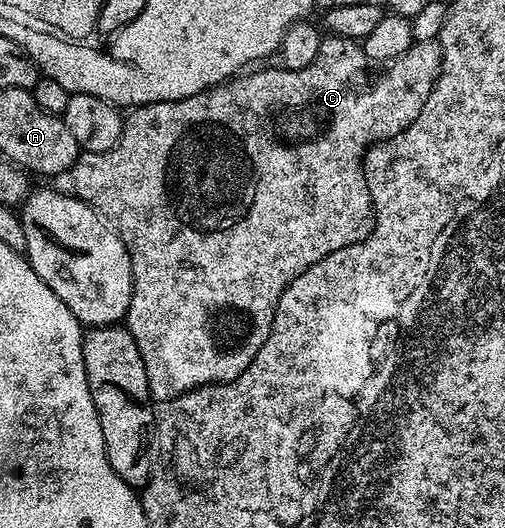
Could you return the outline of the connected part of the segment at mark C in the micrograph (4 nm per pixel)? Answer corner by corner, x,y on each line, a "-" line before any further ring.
327,34
324,35
323,41
321,42
321,50
317,54
317,58
313,58
313,62
309,66
305,66
304,69
293,70
276,66
276,68
267,68
264,72
255,72
252,76
247,76
248,74
236,75
230,80
223,81
222,84
216,84
206,88
203,92
186,96
180,100
162,100
156,104
142,104
142,106
134,109
134,111
126,117
121,138
108,152
80,151
77,162
69,173
69,179
71,179
72,184
70,187
73,189
74,195
84,200
94,212
99,213
108,224
114,227
127,247
127,253
131,259
131,301
129,302
129,310
125,317
125,326
133,334
133,338
137,342
137,350
141,350
141,358
145,362
145,374
147,375
147,385
151,391
152,401
171,400
174,396
191,392
193,389
200,388
206,384
228,384
231,380
237,379
240,374
251,365
253,358
257,354
257,350
261,350
265,338
269,338
269,330
273,326
273,318
275,317
275,307
284,290
290,286
302,272
309,270
309,266
313,266
317,262
321,262
321,258
333,254
333,250
341,250
345,246
353,246
357,242
361,242
374,230
375,207
369,194
367,173
365,171
367,149
373,144
378,144
380,140
388,140
390,136
401,134
401,130
408,128
413,122
413,118
417,118
417,114
421,114
421,106
425,106
425,102
437,82
439,72
443,68
443,49
440,48
438,43
434,40
416,42
412,44
408,52
401,54
396,60
390,61
385,68
387,73
385,73
380,80
373,81
372,84
367,84
367,67
369,67
367,56
363,53
362,47
360,47
356,41
345,38
344,36
332,36

